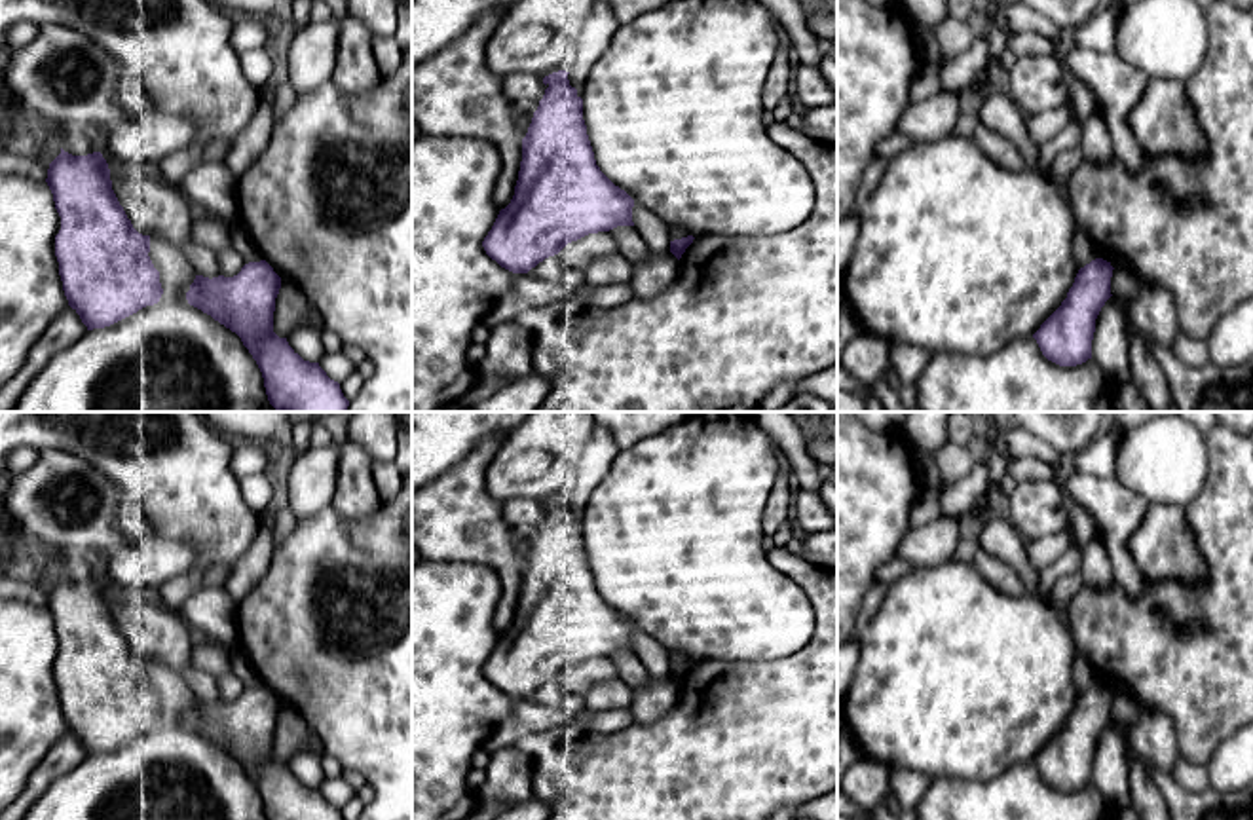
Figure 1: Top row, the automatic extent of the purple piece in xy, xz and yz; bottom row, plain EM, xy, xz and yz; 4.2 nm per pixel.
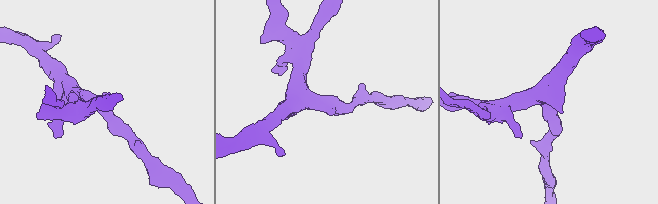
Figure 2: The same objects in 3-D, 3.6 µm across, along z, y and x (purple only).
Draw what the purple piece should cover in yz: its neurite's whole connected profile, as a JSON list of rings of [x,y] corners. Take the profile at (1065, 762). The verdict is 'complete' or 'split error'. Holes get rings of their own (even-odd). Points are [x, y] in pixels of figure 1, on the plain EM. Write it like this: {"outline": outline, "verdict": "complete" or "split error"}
{"outline": [[[1095,683],[1078,695],[1061,731],[1033,759],[1042,780],[1059,792],[1092,784],[1095,744],[1111,719],[1111,687]]], "verdict": "complete"}

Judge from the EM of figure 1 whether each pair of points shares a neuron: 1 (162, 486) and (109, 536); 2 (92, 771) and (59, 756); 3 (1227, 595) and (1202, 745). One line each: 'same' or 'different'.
1: different
2: different
3: same

